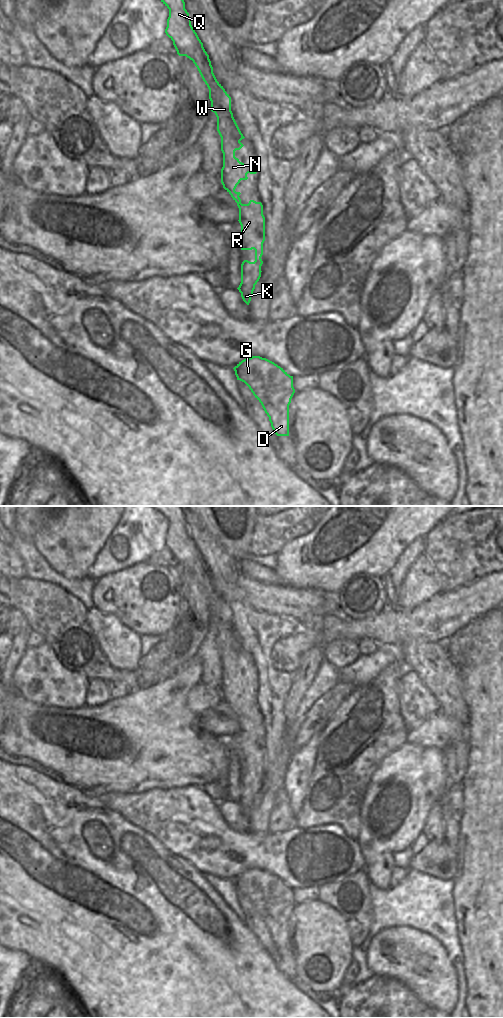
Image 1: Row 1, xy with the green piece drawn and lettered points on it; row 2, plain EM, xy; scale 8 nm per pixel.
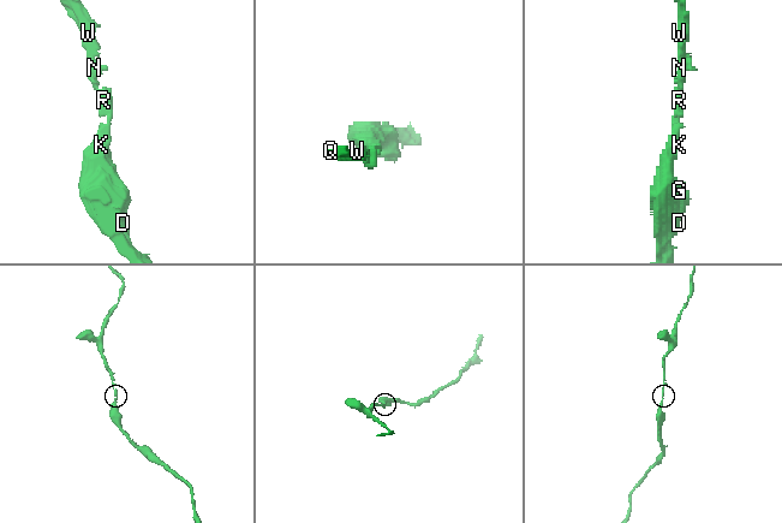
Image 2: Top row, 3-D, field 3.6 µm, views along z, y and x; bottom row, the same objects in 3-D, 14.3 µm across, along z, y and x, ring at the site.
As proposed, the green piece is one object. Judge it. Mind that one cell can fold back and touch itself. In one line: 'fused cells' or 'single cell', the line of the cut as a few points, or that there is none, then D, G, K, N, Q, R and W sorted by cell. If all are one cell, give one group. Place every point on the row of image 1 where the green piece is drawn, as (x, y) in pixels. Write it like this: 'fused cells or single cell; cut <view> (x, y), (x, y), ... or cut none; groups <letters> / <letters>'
single cell; cut none; groups D G K N Q R W

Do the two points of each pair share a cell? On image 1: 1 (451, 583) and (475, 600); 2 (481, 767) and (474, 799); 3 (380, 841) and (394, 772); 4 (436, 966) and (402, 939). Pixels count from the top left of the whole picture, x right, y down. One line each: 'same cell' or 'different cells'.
1: different cells
2: same cell
3: same cell
4: same cell

